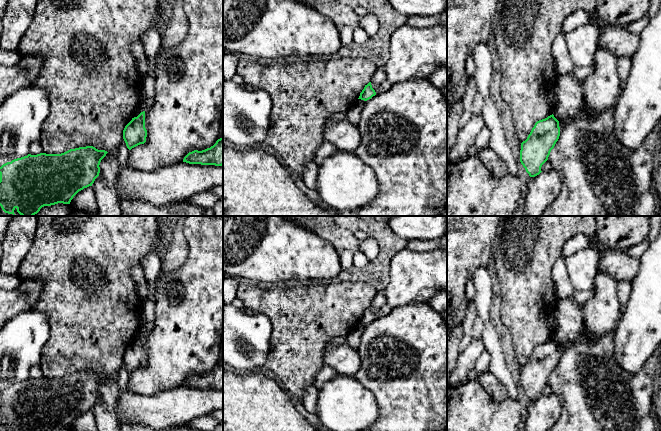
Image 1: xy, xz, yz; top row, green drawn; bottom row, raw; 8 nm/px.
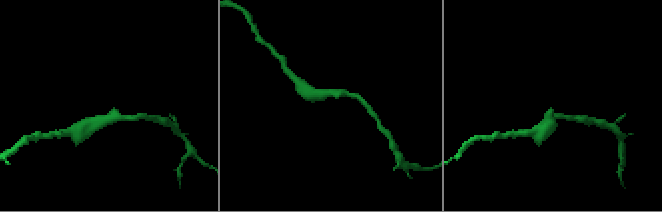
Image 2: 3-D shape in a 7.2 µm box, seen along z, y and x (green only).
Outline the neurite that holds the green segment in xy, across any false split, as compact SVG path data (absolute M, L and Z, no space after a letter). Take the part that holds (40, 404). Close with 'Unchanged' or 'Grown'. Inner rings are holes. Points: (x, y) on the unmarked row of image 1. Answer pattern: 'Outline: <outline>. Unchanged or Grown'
Outline: M93 370L70 373L61 378L28 378L7 386L0 391L1 431L44 431L58 427L70 428L73 421L84 412L92 410L100 397L100 386L108 376Z. Unchanged

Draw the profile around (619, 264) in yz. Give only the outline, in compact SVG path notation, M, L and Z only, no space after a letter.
M599 247L598 257L598 268L617 281L632 282L640 267L640 259L623 250Z

